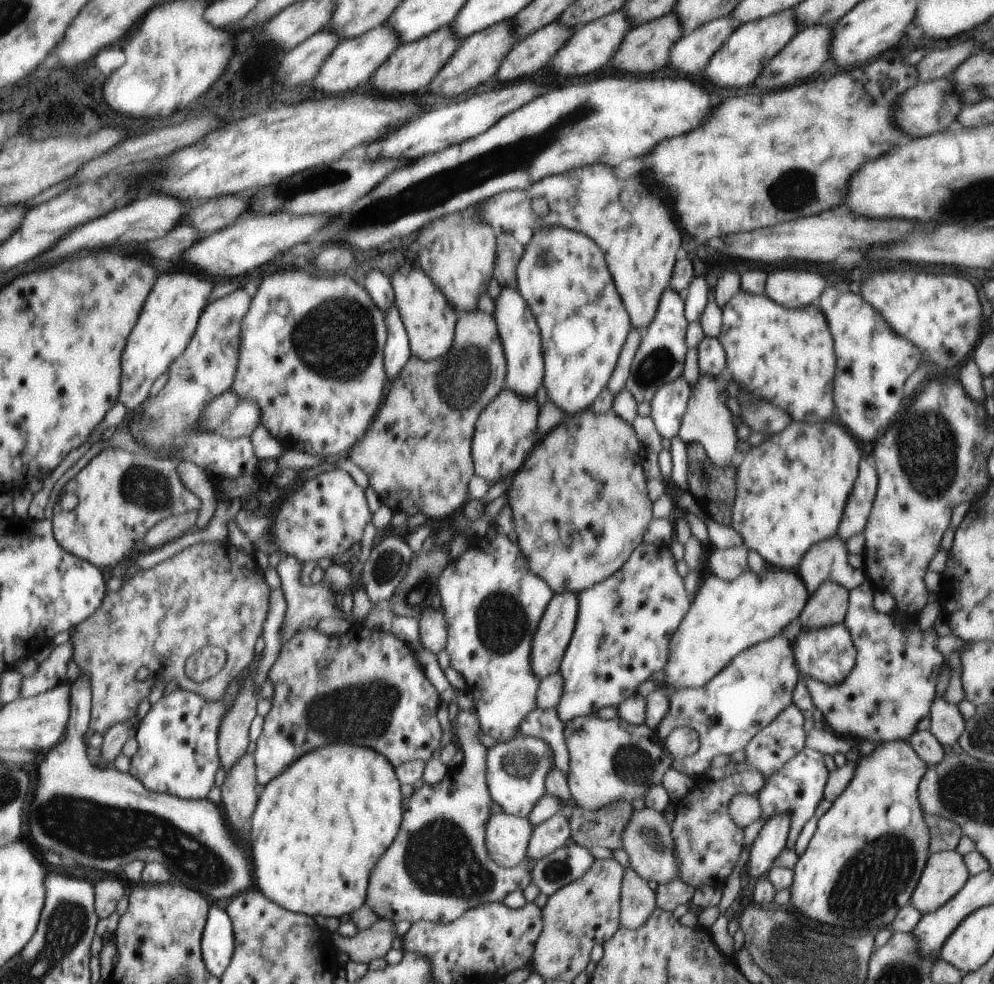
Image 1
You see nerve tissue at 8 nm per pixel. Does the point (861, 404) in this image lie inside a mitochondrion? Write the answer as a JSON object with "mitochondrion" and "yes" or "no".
{"mitochondrion":"no"}

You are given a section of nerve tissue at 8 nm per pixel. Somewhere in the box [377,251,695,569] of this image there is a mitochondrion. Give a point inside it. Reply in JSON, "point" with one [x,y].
{"point":[460,382]}

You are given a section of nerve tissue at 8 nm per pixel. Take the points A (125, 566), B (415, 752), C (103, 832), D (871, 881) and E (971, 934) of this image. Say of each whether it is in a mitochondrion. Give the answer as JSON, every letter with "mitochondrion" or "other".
{"A":"other","B":"other","C":"mitochondrion","D":"mitochondrion","E":"other"}

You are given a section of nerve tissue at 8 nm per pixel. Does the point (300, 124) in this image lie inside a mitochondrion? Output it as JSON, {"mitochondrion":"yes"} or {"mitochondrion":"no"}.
{"mitochondrion":"no"}

